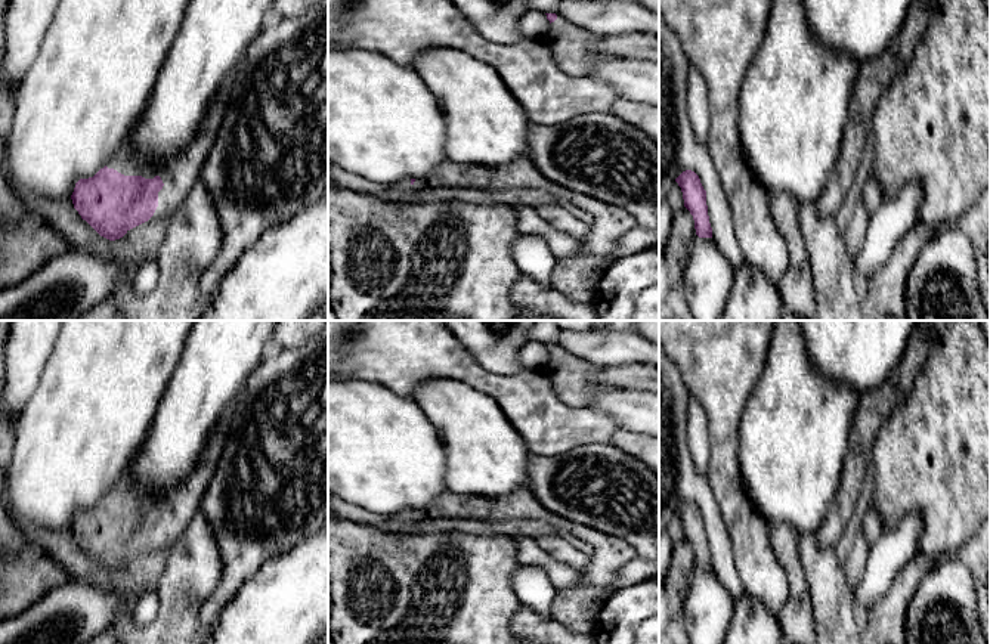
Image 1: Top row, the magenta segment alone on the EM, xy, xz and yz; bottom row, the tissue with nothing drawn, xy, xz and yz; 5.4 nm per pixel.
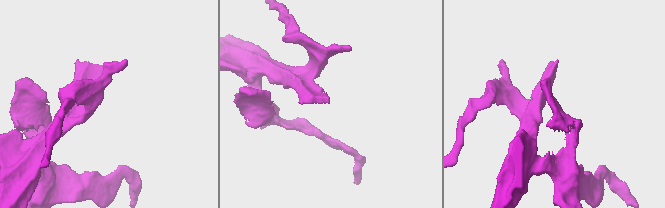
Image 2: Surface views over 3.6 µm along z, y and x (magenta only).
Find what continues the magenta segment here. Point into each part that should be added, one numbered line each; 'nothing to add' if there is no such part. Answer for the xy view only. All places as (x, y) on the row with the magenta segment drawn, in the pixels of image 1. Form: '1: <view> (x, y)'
1: xy (179, 177)

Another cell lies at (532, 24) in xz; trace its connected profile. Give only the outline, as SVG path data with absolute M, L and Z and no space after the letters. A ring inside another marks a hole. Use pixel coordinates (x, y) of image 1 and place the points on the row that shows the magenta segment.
M528 9L519 19L519 30L526 38L544 38L550 31L550 21L545 13Z

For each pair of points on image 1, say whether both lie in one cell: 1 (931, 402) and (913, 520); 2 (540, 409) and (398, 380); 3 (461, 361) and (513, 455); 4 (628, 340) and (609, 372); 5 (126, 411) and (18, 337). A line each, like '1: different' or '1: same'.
1: different
2: same
3: different
4: different
5: different

